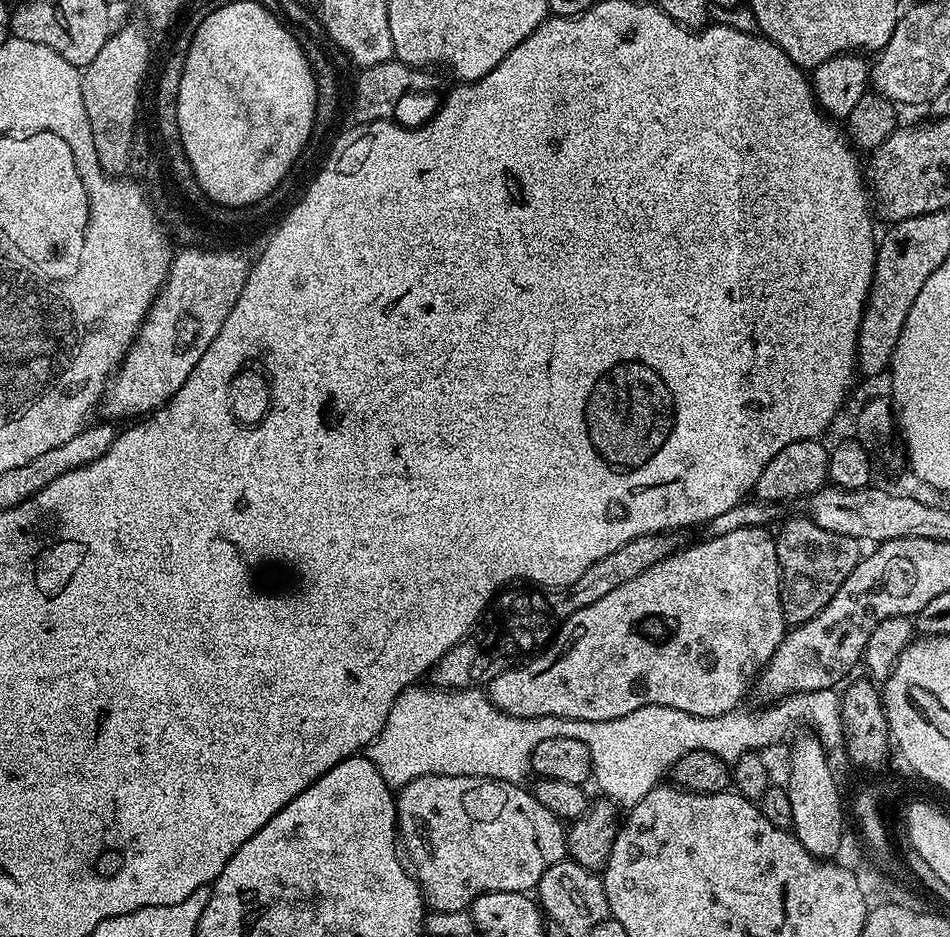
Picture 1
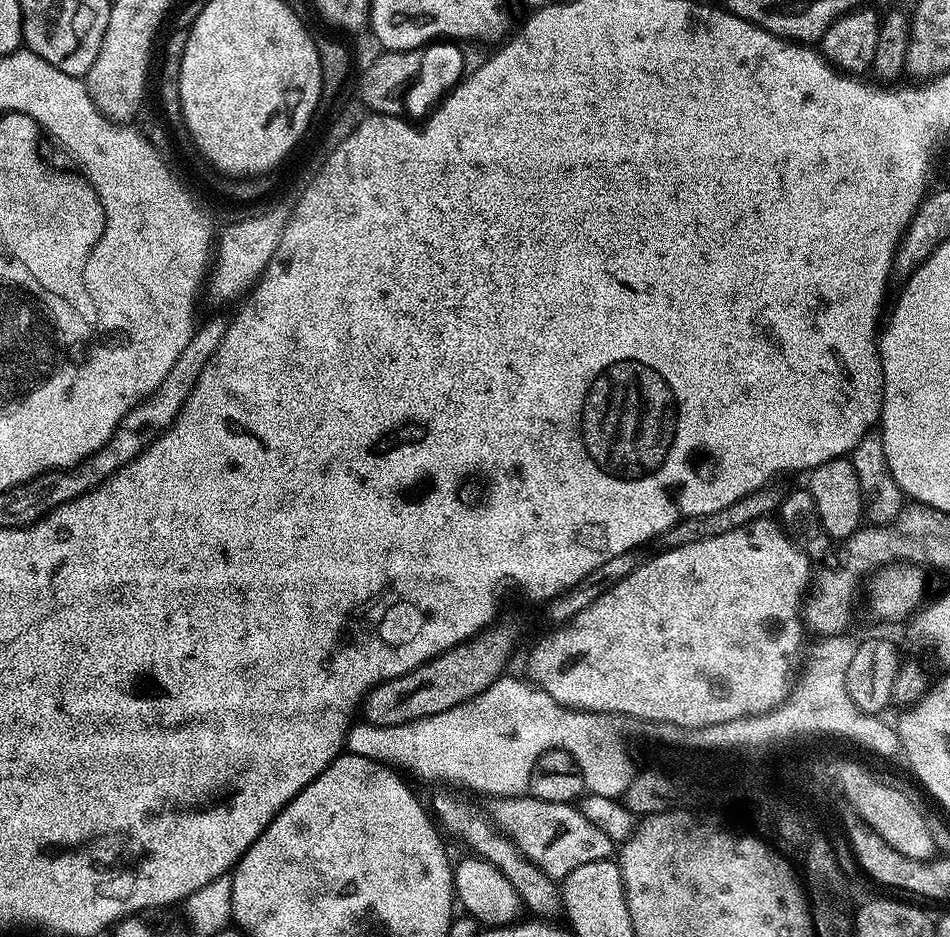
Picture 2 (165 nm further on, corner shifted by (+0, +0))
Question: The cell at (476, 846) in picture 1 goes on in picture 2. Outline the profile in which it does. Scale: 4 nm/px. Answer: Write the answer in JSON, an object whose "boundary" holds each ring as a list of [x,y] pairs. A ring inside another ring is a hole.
{"boundary":[[[527,794],[504,798],[497,804],[500,805],[494,811],[495,823],[536,866],[557,882],[563,881],[570,874],[570,870],[586,866],[586,862],[606,860],[613,855],[612,840],[606,838],[605,831],[590,822],[590,818],[586,818],[586,814],[579,807],[558,802],[542,802]]]}

